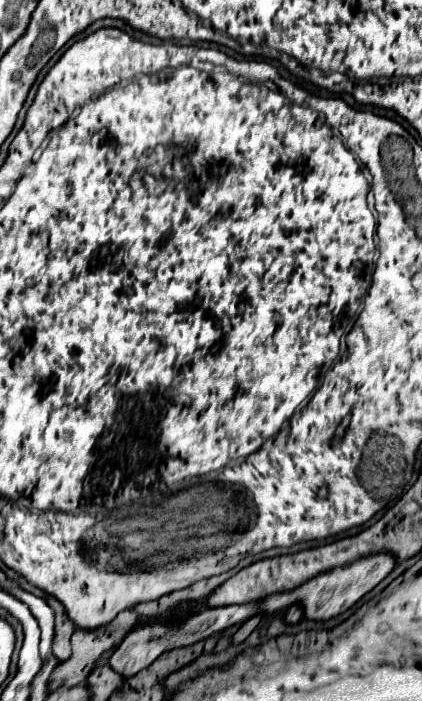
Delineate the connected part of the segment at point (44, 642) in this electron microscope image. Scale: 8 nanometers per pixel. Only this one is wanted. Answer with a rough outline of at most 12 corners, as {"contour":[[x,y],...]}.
{"contour":[[12,584],[10,594],[20,598],[38,620],[40,654],[46,654],[46,672],[60,660],[52,656],[54,612],[42,598]]}

